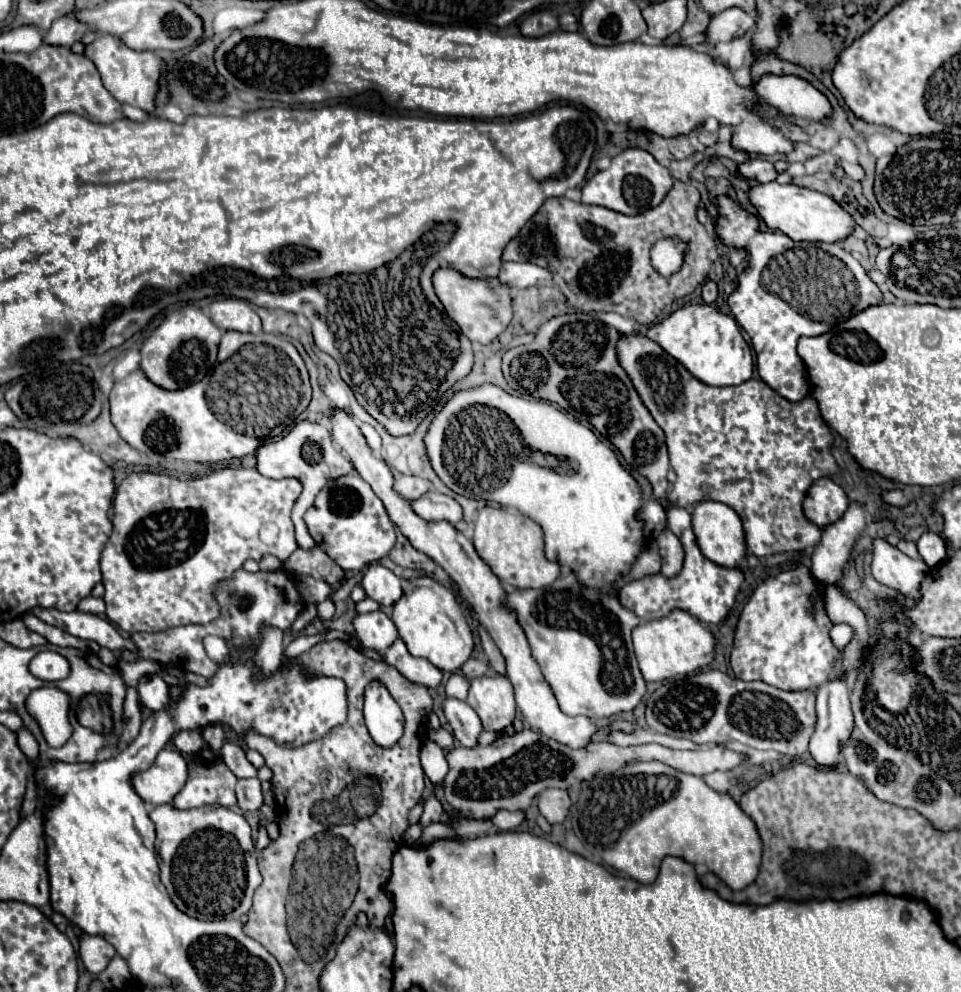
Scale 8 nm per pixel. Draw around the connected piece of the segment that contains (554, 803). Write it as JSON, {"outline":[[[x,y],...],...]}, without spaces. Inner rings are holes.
{"outline":[[[548,788],[538,796],[538,810],[550,824],[562,824],[570,810],[570,796],[566,790]]]}

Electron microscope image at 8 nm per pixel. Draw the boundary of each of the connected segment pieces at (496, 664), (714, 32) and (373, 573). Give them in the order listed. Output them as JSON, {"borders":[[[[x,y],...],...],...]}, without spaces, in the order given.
{"borders":[[[[478,624],[478,634],[480,634],[480,640],[482,640],[484,652],[486,652],[486,656],[488,656],[490,668],[492,668],[494,672],[498,672],[498,674],[504,674],[504,672],[506,672],[506,664],[504,664],[504,658],[502,658],[500,650],[496,648],[494,640],[490,638],[490,634],[486,632],[486,628],[484,628],[484,626],[480,626],[480,624]]],[[[734,6],[734,8],[728,8],[728,10],[712,16],[706,36],[708,36],[710,44],[730,42],[730,40],[742,36],[744,32],[748,32],[754,24],[756,24],[756,16]]],[[[370,564],[364,570],[364,578],[362,578],[360,586],[364,588],[366,596],[370,596],[372,600],[376,600],[382,606],[392,606],[402,594],[400,578],[392,570],[384,568],[380,564]]]]}

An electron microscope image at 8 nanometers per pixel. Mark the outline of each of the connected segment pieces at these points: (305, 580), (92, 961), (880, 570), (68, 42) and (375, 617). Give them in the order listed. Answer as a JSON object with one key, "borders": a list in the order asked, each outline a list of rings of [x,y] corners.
{"borders":[[[[302,576],[298,578],[298,590],[304,598],[304,602],[322,602],[330,596],[330,586],[322,580],[314,580],[310,576]]],[[[82,934],[82,938],[80,938],[80,960],[84,962],[86,970],[92,976],[100,974],[108,966],[108,962],[112,960],[114,954],[116,954],[114,946],[108,944],[104,938]]],[[[874,540],[874,560],[872,560],[872,576],[897,590],[906,598],[918,602],[922,598],[920,584],[928,574],[928,566],[922,560],[912,560],[902,554],[898,548],[890,546],[886,540]]],[[[66,14],[52,24],[52,28],[44,34],[42,40],[48,46],[72,46],[82,38],[84,32],[84,26],[80,26],[80,22],[72,22],[72,18],[68,18]]],[[[380,610],[368,614],[356,614],[352,624],[362,646],[372,648],[376,652],[386,650],[398,638],[398,630],[394,622]]]]}

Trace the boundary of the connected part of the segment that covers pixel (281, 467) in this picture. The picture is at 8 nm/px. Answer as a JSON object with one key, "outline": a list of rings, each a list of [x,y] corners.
{"outline":[[[308,420],[296,424],[290,434],[286,434],[282,440],[278,442],[270,442],[270,444],[262,444],[256,450],[258,456],[258,472],[266,478],[296,478],[302,482],[302,488],[306,492],[306,500],[296,500],[294,510],[292,510],[292,520],[296,526],[296,542],[300,548],[308,550],[312,548],[316,542],[312,542],[312,536],[308,534],[308,528],[304,526],[304,510],[308,510],[308,506],[312,506],[316,494],[322,490],[322,486],[326,486],[326,482],[340,478],[348,472],[354,470],[354,466],[342,458],[340,452],[334,450],[332,440],[330,440],[330,432],[324,424],[312,424]]]}

